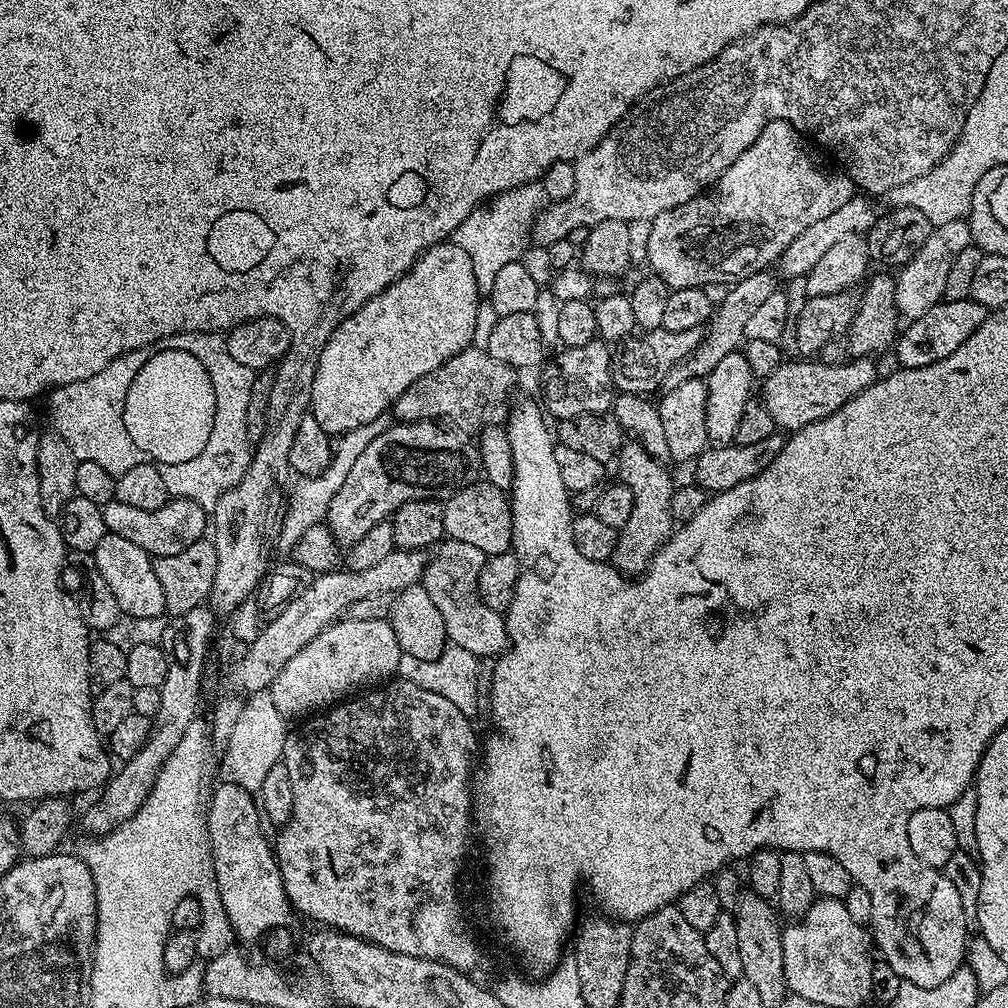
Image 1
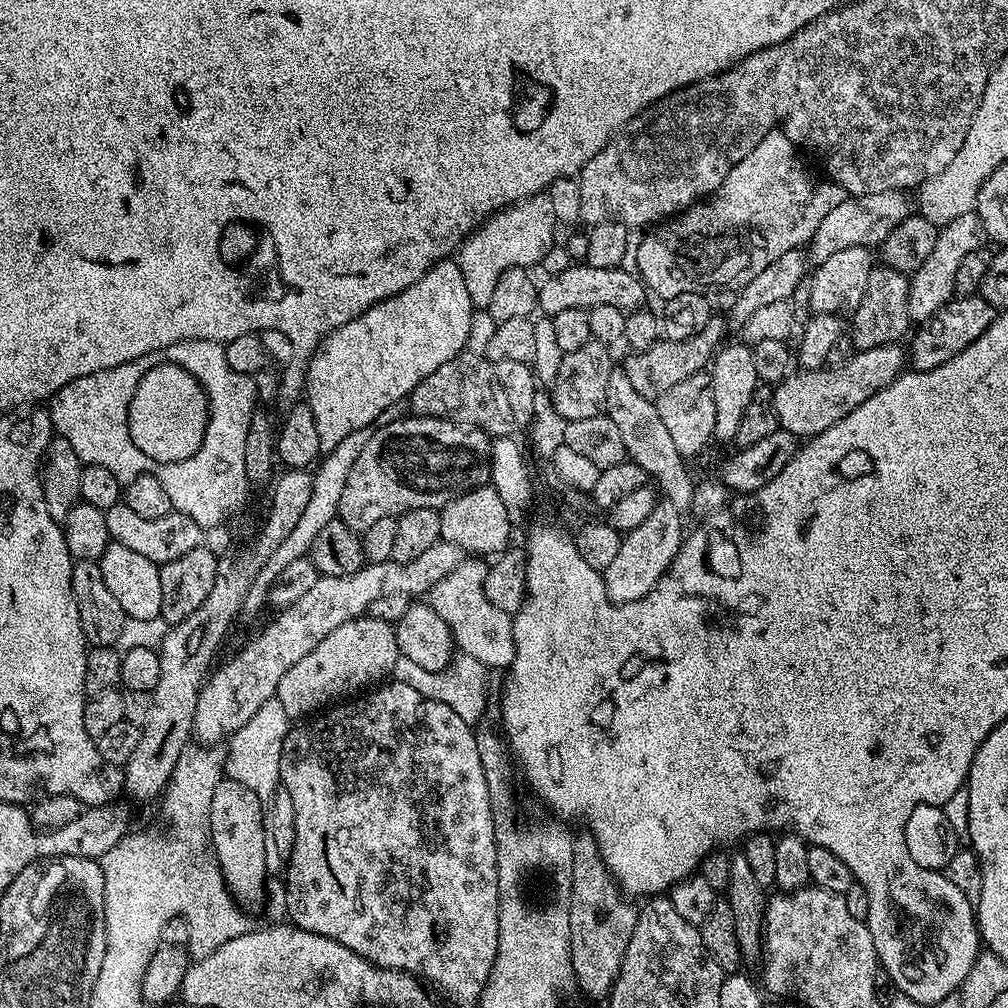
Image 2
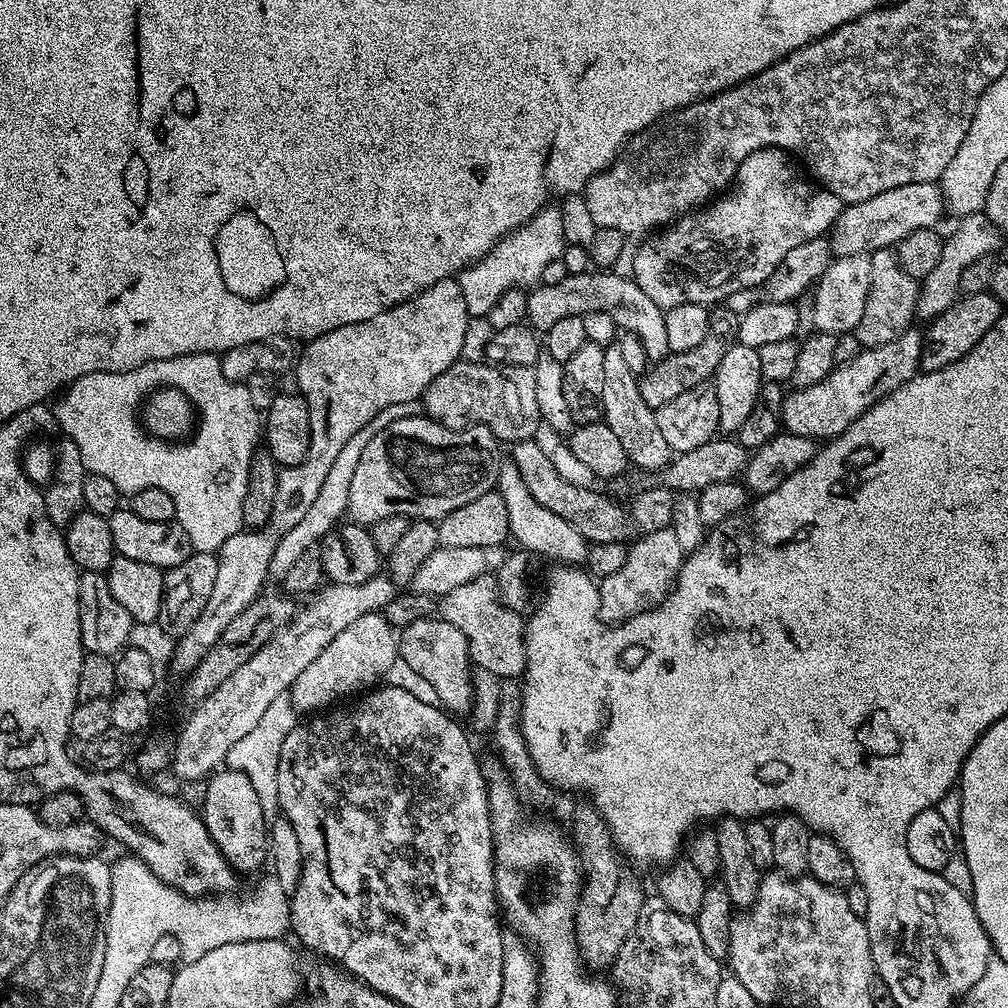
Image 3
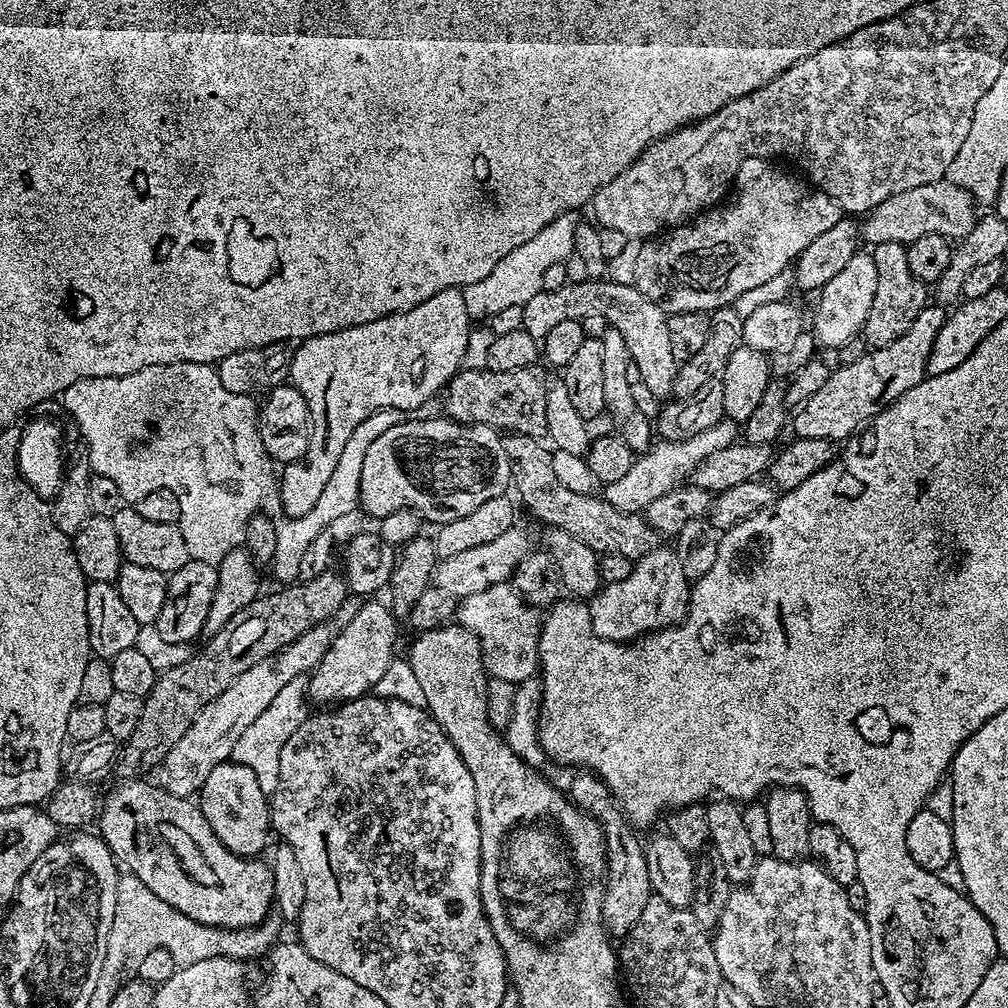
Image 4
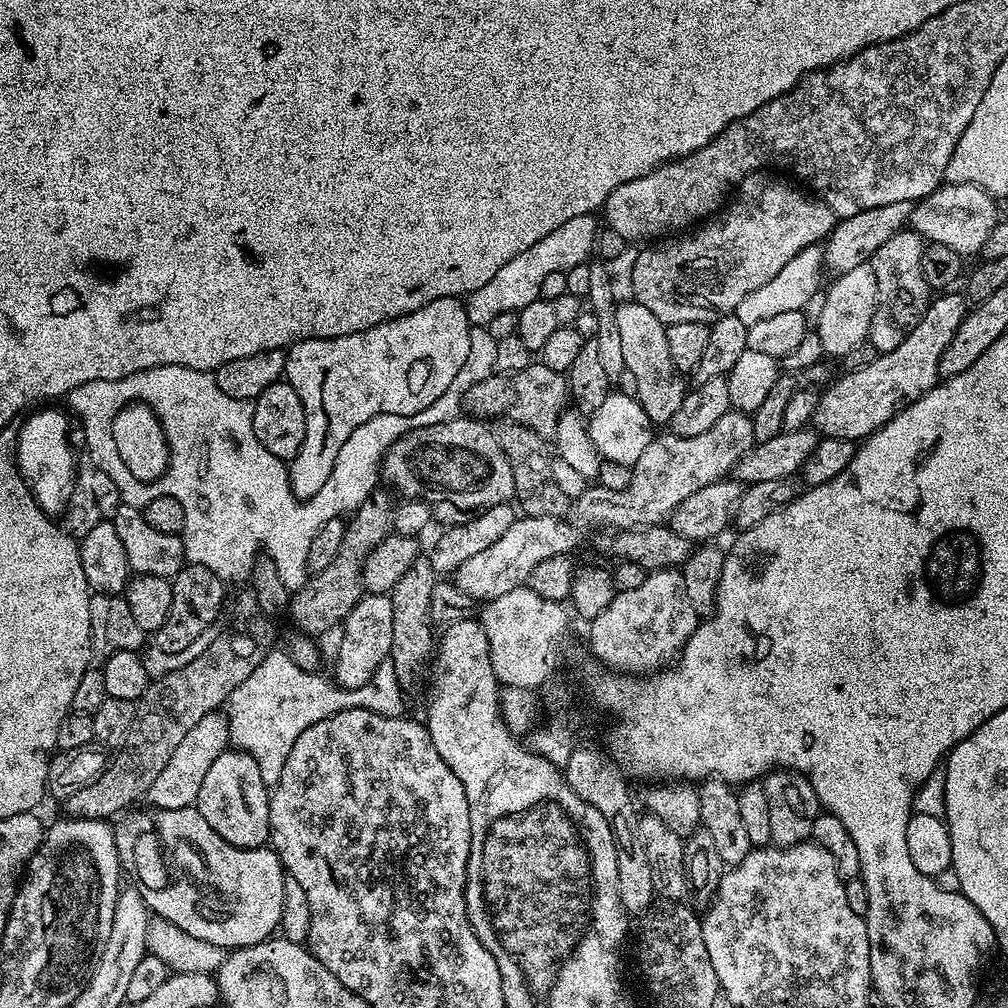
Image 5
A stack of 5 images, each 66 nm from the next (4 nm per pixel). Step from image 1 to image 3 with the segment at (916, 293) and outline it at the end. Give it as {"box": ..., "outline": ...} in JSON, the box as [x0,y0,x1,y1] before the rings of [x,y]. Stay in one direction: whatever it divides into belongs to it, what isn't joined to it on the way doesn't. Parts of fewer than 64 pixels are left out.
{"box":[916,210,1002,322],"outline":[[[982,210],[963,217],[957,224],[960,225],[953,230],[952,237],[949,235],[945,239],[942,246],[942,258],[938,266],[934,266],[934,270],[930,270],[930,274],[926,274],[923,280],[919,281],[920,293],[916,303],[916,314],[921,321],[923,319],[924,322],[935,320],[938,314],[942,314],[961,295],[962,274],[971,263],[978,262],[978,258],[992,256],[1001,251],[999,248],[1002,234]]]}

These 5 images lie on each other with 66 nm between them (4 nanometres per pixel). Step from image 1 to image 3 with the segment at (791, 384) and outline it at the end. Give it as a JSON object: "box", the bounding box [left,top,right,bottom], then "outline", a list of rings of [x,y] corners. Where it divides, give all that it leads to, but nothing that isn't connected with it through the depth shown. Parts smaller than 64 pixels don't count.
{"box":[780,331,924,442],"outline":[[[916,331],[903,332],[898,338],[894,338],[894,342],[886,342],[882,346],[864,348],[858,354],[858,358],[854,358],[854,362],[846,362],[833,368],[831,374],[822,378],[822,382],[814,382],[814,386],[789,391],[784,397],[784,405],[780,415],[783,427],[789,432],[817,442],[827,442],[833,436],[842,434],[863,412],[870,410],[870,406],[874,406],[876,401],[886,398],[886,394],[898,390],[898,386],[910,382],[910,378],[918,375],[920,359],[922,358],[922,346],[924,345],[924,332]]]}

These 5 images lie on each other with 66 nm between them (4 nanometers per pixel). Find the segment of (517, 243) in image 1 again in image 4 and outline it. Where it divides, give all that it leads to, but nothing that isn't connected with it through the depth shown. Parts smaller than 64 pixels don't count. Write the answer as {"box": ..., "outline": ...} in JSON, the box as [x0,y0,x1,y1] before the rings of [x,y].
{"box":[462,214,577,322],"outline":[[[572,214],[554,218],[554,222],[534,234],[530,242],[510,250],[510,254],[506,254],[506,258],[502,258],[502,262],[498,262],[498,266],[494,266],[494,270],[490,270],[490,274],[482,278],[482,282],[466,285],[462,291],[466,298],[466,314],[469,321],[484,322],[510,306],[524,307],[526,302],[530,302],[530,298],[534,298],[534,294],[544,291],[542,274],[546,274],[549,266],[564,263],[567,257],[574,253],[577,223],[577,217]]]}

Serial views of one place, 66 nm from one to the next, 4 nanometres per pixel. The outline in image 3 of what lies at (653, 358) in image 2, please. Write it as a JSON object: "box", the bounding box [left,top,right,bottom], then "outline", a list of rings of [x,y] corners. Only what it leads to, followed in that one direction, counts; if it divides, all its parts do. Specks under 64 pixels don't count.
{"box":[639,306,740,410],"outline":[[[727,306],[713,307],[711,313],[712,325],[706,334],[706,342],[694,346],[694,350],[673,352],[665,356],[663,360],[653,363],[639,377],[642,402],[646,402],[646,406],[653,410],[666,406],[666,402],[678,398],[678,394],[686,394],[686,390],[699,384],[707,384],[715,377],[718,362],[722,362],[722,354],[726,354],[728,347],[737,339],[740,316]]]}

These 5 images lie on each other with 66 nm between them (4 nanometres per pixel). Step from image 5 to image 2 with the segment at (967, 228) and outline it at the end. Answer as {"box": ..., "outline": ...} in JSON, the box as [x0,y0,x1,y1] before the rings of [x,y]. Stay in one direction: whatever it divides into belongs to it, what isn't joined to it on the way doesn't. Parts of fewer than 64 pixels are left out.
{"box":[806,191,910,265],"outline":[[[903,191],[879,192],[878,194],[866,194],[865,196],[848,196],[826,218],[822,218],[822,226],[813,234],[806,248],[806,256],[813,265],[826,262],[838,250],[850,250],[850,246],[862,246],[875,249],[910,214],[908,200]]]}

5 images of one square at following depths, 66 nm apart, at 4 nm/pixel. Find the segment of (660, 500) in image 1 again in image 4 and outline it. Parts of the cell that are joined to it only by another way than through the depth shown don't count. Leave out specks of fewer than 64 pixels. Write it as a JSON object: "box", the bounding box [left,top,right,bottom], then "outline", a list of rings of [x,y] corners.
{"box":[590,546,690,642],"outline":[[[661,546],[652,548],[650,554],[646,554],[641,560],[635,561],[630,570],[630,574],[626,574],[626,578],[622,578],[622,582],[614,582],[613,584],[604,584],[600,591],[590,600],[590,611],[592,613],[592,629],[594,634],[598,634],[604,640],[618,640],[621,642],[631,642],[639,640],[655,632],[661,628],[670,628],[680,623],[688,614],[688,597],[690,595],[690,581],[686,578],[686,570],[682,570],[682,562],[677,558],[675,551],[671,547]]]}

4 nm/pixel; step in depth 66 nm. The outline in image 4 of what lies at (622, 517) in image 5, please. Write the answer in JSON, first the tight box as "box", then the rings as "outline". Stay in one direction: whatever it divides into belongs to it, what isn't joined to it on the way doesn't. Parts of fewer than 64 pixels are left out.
{"box":[603,418,737,513],"outline":[[[727,418],[710,426],[710,430],[702,430],[702,434],[696,434],[689,440],[661,439],[659,442],[653,443],[647,452],[637,455],[633,459],[626,478],[618,478],[618,482],[607,485],[603,489],[603,499],[623,512],[643,513],[644,509],[650,506],[650,502],[654,502],[654,498],[662,498],[662,494],[670,494],[674,489],[681,487],[710,454],[715,454],[718,450],[725,450],[737,443],[737,440],[737,425]]]}

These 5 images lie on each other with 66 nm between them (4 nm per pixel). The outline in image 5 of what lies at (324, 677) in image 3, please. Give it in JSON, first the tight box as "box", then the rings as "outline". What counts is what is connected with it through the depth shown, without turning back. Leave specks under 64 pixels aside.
{"box":[335,595,394,688],"outline":[[[391,595],[361,596],[354,610],[350,610],[350,614],[344,620],[340,634],[340,649],[336,652],[335,683],[341,688],[360,688],[366,682],[370,682],[378,666],[382,666],[382,662],[392,655],[394,606]]]}

